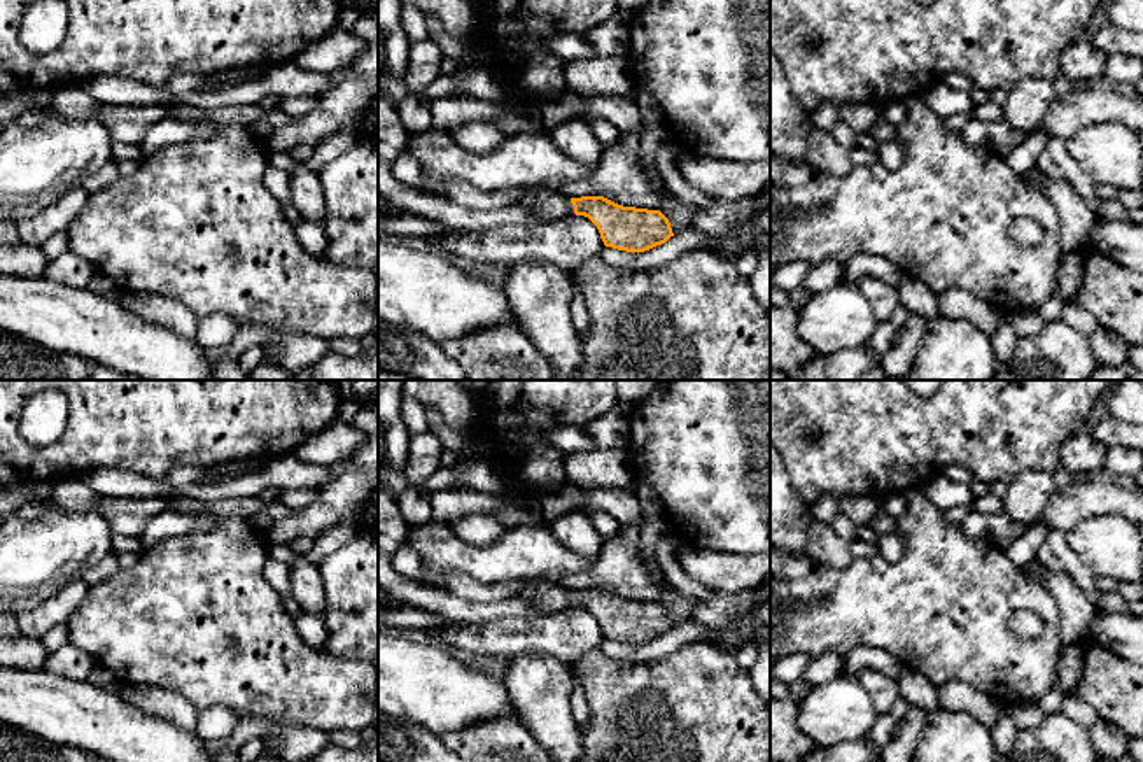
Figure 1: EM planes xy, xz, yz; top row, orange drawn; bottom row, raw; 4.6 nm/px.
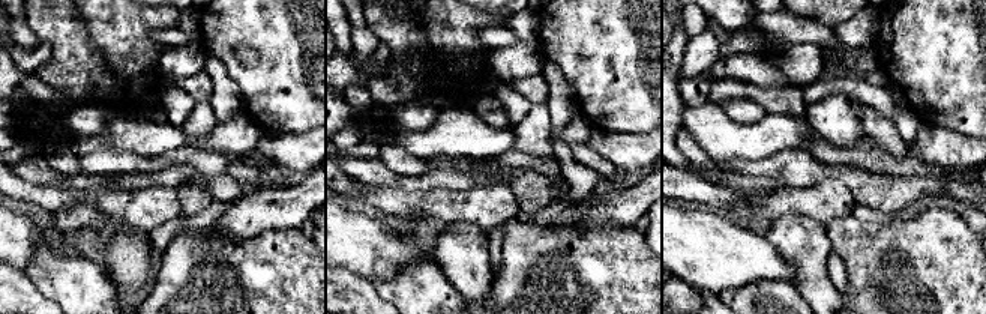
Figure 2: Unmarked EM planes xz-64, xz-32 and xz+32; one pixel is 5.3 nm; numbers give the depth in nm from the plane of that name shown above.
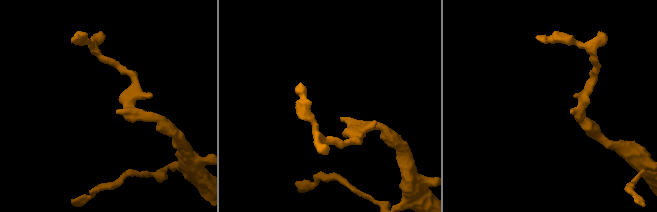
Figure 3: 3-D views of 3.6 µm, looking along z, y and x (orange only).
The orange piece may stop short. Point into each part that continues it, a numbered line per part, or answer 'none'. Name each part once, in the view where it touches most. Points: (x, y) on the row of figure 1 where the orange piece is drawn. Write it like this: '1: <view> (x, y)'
1: xz (548, 204)

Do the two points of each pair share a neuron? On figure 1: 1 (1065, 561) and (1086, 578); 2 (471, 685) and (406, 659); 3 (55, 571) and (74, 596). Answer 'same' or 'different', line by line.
1: same
2: same
3: different

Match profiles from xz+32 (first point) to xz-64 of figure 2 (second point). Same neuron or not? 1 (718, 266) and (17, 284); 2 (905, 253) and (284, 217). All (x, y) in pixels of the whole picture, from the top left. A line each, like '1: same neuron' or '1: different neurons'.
1: different neurons
2: different neurons

